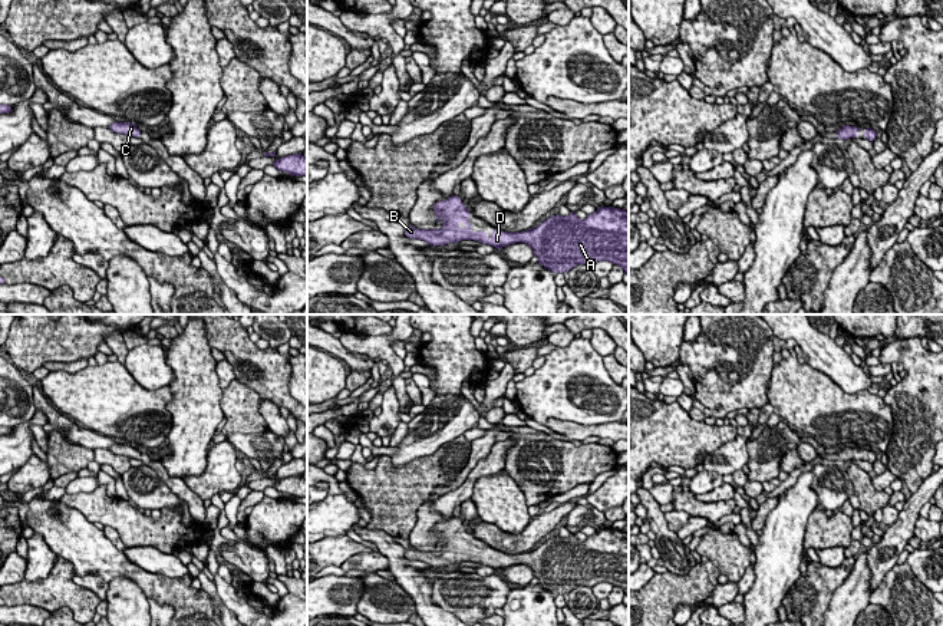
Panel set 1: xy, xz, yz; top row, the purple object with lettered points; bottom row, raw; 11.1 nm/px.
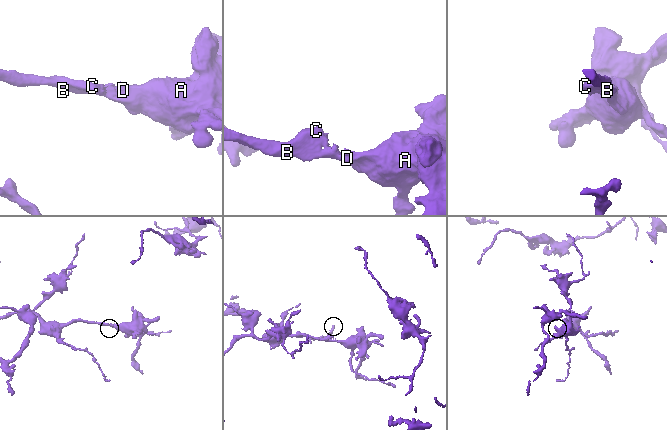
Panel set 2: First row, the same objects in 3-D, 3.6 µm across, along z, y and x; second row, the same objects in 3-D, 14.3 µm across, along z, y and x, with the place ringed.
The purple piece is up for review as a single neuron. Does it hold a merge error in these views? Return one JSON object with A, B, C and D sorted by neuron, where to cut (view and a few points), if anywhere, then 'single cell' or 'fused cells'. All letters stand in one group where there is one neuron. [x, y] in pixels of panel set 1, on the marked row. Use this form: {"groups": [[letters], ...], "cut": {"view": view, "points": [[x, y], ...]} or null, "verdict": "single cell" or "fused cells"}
{"groups": [["A", "B", "C", "D"]], "cut": null, "verdict": "single cell"}

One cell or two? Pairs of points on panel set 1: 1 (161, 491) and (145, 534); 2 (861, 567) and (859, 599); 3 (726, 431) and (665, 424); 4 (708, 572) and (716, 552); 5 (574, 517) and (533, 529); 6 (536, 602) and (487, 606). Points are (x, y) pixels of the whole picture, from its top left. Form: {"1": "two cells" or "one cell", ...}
{"1": "two cells", "2": "one cell", "3": "one cell", "4": "two cells", "5": "two cells", "6": "two cells"}

